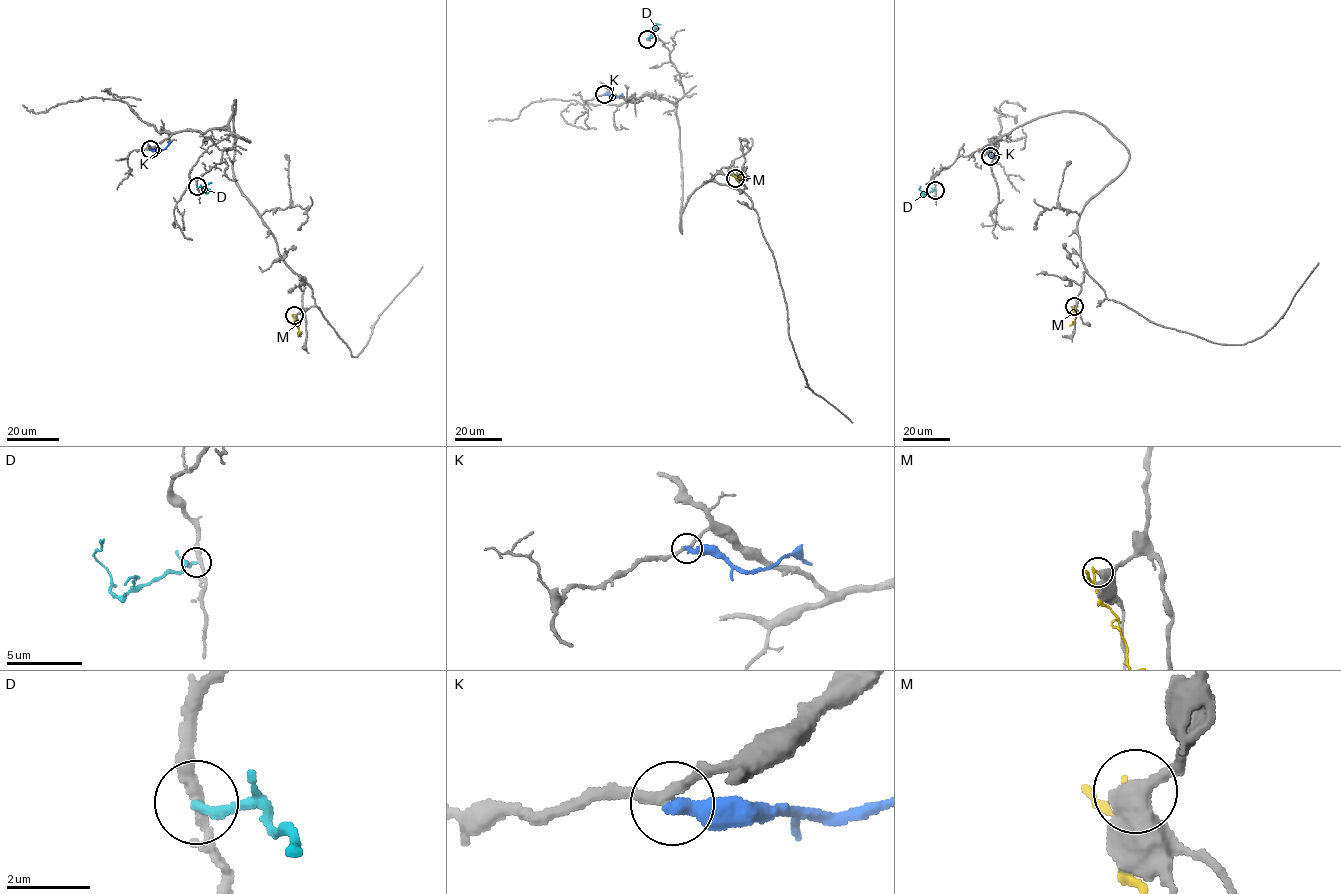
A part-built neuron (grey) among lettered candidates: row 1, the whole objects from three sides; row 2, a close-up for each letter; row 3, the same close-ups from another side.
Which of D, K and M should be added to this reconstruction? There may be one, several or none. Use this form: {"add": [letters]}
{"add": []}

